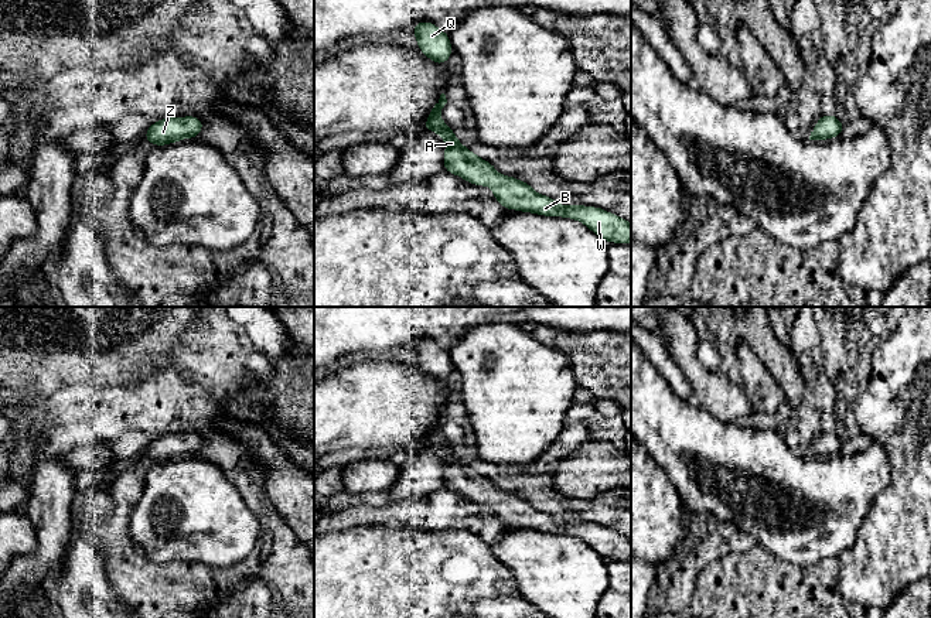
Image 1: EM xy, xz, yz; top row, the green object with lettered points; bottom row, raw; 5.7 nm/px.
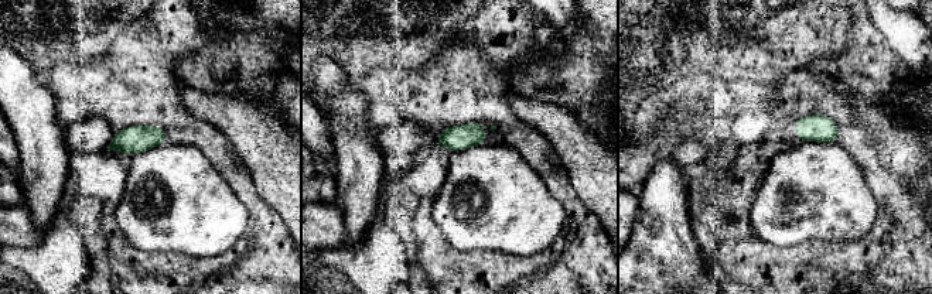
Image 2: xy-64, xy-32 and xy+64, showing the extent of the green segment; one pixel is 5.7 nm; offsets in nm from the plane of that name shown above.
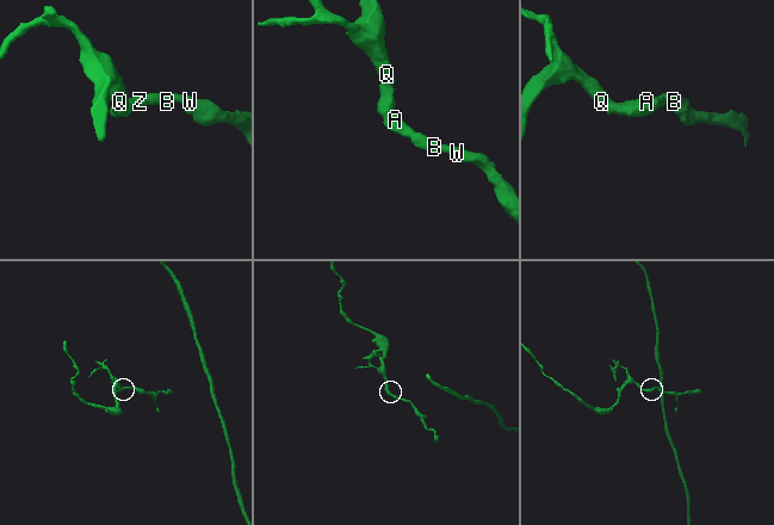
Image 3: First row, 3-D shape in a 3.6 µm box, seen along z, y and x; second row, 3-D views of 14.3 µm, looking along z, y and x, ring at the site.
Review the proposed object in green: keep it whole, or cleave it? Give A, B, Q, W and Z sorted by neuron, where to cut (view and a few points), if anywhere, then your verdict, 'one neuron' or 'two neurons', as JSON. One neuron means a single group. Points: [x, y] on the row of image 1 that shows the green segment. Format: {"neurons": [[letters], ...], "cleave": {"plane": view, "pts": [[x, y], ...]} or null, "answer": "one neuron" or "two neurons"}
{"neurons": [["A", "B", "Q", "W", "Z"]], "cleave": null, "answer": "one neuron"}

